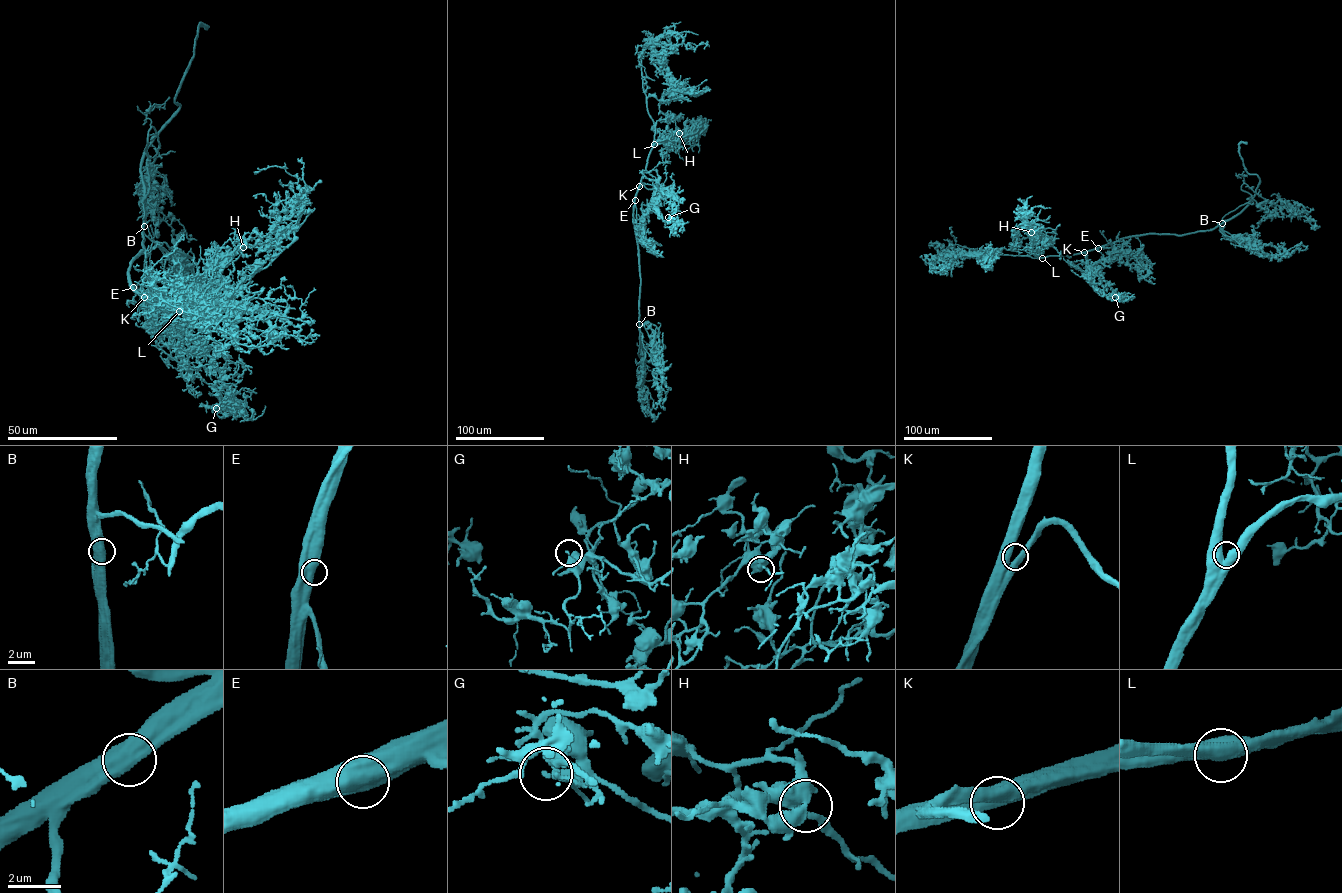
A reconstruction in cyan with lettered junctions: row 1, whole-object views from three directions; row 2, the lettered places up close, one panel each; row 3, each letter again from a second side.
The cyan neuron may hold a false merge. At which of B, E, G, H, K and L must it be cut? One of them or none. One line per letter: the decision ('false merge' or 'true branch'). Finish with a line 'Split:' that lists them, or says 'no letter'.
B: true branch
E: true branch
G: true branch
H: true branch
K: true branch
L: true branch
Split: no letter

